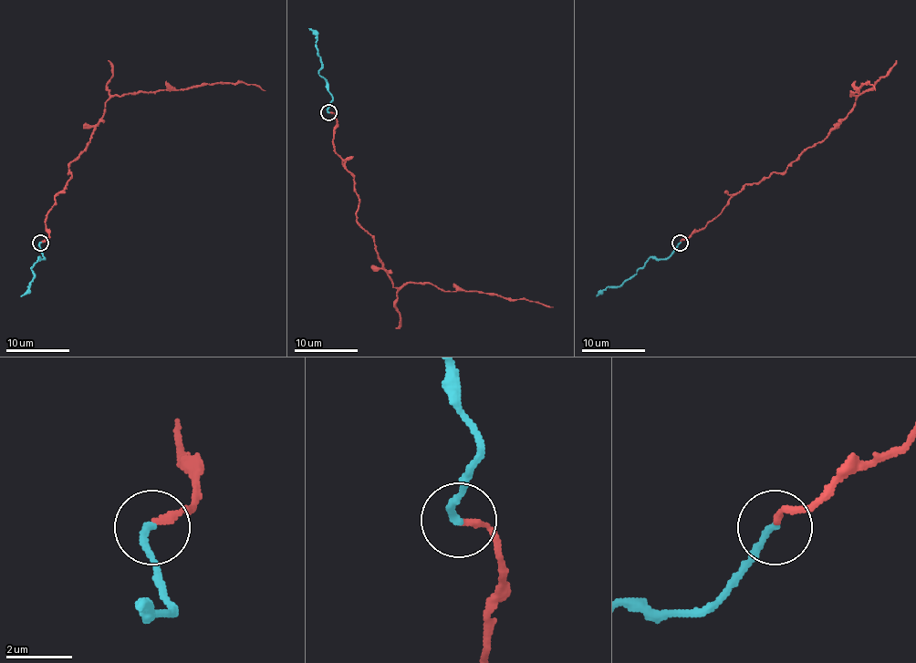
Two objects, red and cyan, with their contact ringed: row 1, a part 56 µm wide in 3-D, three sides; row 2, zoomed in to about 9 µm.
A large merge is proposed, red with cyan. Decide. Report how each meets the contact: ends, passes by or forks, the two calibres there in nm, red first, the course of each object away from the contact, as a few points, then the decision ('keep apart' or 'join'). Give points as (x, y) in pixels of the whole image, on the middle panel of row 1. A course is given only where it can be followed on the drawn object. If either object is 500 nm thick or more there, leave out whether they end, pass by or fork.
red ends | cyan ends | 200/240 nm | red via (328, 111), (337, 121), (334, 150), (354, 178), (356, 221), (375, 240), (393, 287), (433, 284), (553, 307) | cyan via (328, 111), (332, 98), (327, 81), (319, 74), (321, 56), (316, 50), (316, 35), (308, 28) | join

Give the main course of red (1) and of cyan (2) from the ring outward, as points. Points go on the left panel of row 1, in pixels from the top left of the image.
1: (41, 243), (48, 237), (46, 215), (71, 178), (67, 167), (87, 148), (112, 97), (214, 83), (265, 90)
2: (41, 243), (39, 249), (44, 258), (39, 258), (31, 267), (33, 280), (20, 295)

